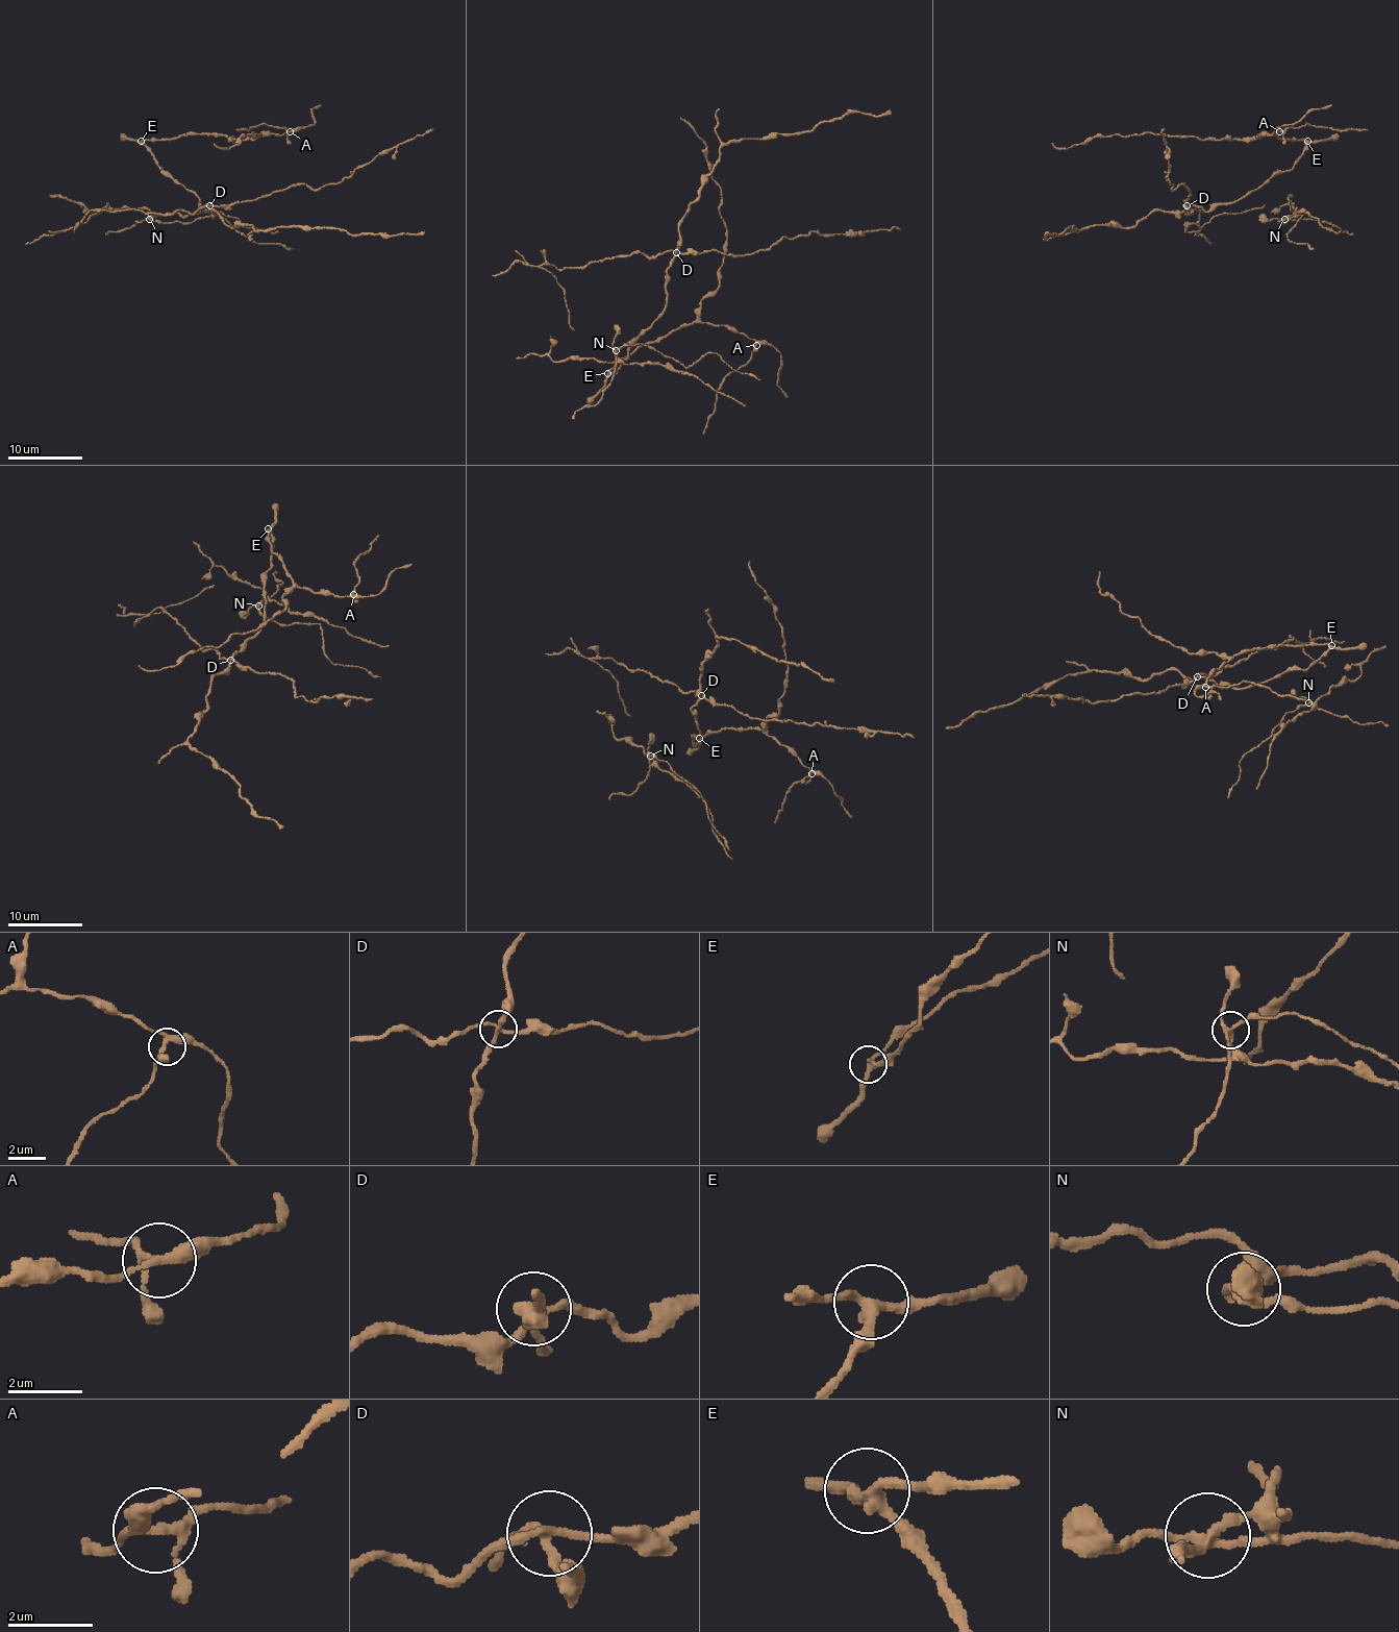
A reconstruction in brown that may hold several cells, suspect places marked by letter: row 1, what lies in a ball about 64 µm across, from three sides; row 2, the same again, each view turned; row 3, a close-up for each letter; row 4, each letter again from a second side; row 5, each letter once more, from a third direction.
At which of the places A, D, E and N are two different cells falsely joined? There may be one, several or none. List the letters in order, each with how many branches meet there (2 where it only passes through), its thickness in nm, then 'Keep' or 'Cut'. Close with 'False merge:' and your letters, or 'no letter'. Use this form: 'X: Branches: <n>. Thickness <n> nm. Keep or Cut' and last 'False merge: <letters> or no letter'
A: Branches: 4. Thickness 240 nm. Keep
D: Branches: 4. Thickness 200 nm. Cut
E: Branches: 3. Thickness 240 nm. Keep
N: Branches: 3. Thickness 200 nm. Cut
False merge: D, N

